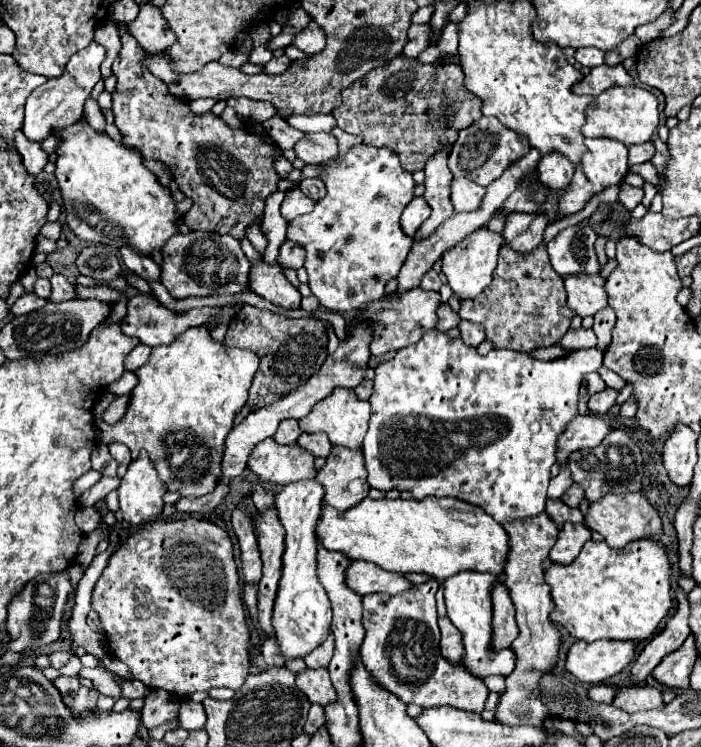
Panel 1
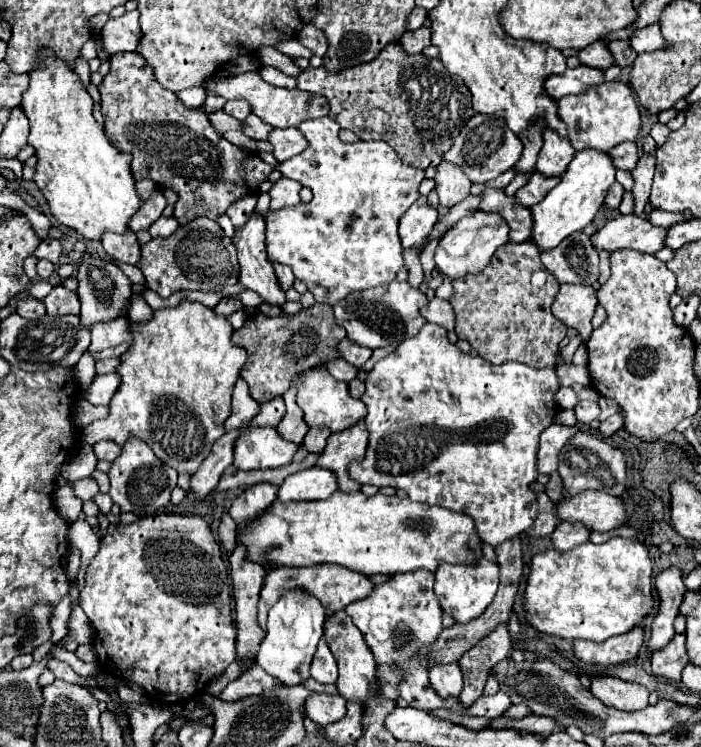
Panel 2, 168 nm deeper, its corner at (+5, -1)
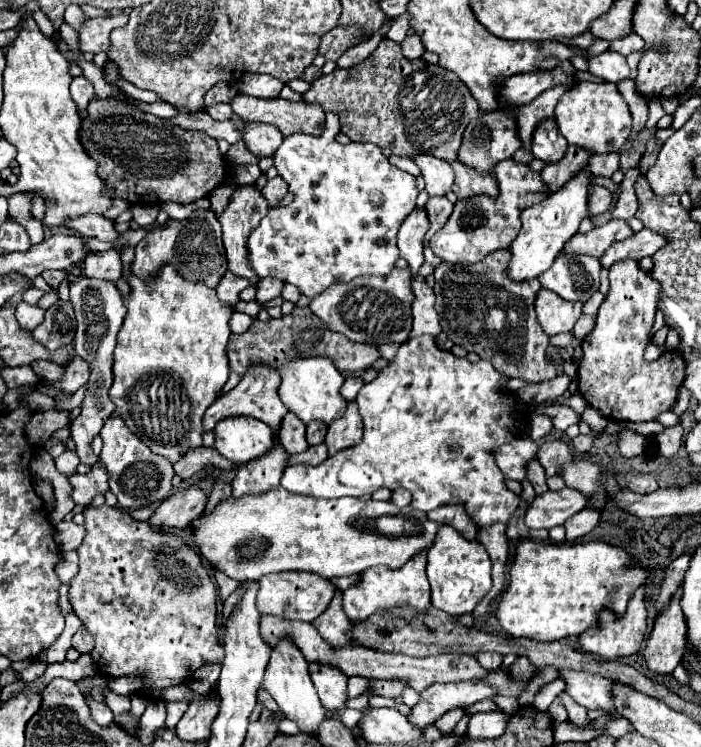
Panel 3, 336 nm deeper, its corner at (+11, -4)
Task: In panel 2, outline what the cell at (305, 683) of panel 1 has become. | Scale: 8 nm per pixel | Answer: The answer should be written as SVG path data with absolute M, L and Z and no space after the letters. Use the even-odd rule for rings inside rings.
M315 693L311 699L307 699L307 717L319 727L327 727L329 723L341 721L345 717L345 703L347 701L341 695Z

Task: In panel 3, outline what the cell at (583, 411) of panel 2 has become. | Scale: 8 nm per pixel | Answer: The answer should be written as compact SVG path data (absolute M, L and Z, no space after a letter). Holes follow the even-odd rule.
M537 406L535 412L541 412L541 414L547 414L553 418L553 424L557 430L565 432L571 424L577 424L581 420L581 416L577 416L577 412L571 408L571 406L551 406L551 408L543 408L543 406Z

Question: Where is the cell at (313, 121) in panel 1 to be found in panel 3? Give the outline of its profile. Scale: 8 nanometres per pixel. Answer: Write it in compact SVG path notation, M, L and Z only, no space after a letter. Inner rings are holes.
M327 114L325 130L319 136L297 132L283 140L273 162L277 174L289 184L289 192L293 192L295 198L289 206L271 208L247 240L251 268L259 278L271 276L295 284L307 298L319 296L335 282L351 282L353 278L367 274L389 274L399 258L397 230L403 218L415 208L419 194L417 178L393 166L381 148L365 142L351 142L343 146L335 140L339 132L339 117Z

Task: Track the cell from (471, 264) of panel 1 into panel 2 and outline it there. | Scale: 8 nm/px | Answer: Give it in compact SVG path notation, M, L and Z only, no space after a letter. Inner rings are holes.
M475 211L465 219L457 221L439 239L439 245L435 251L435 263L449 279L459 279L461 275L467 275L471 271L481 271L491 261L497 247L505 245L507 241L509 241L509 225L505 219L501 219L501 215Z

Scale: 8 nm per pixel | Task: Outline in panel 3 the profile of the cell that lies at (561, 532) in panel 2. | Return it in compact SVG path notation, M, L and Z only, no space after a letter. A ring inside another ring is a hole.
M585 508L581 512L577 512L573 518L569 518L565 522L565 530L567 530L567 540L573 542L585 534L589 534L599 520L599 510L595 508Z

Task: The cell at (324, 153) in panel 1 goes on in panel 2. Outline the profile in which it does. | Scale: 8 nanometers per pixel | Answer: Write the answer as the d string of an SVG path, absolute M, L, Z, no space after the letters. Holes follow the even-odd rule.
M275 129L271 131L267 141L273 145L273 157L279 163L283 163L285 159L297 155L299 151L303 151L303 147L307 147L307 141L297 129Z

